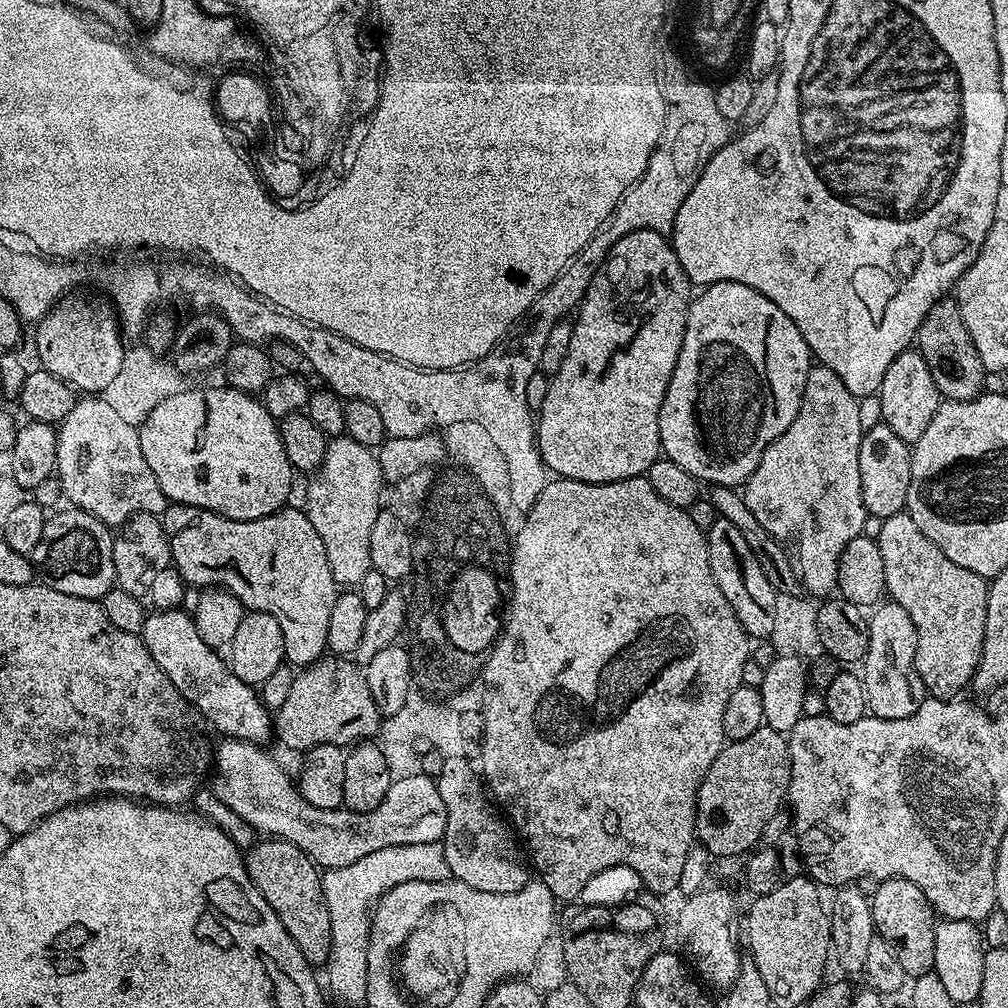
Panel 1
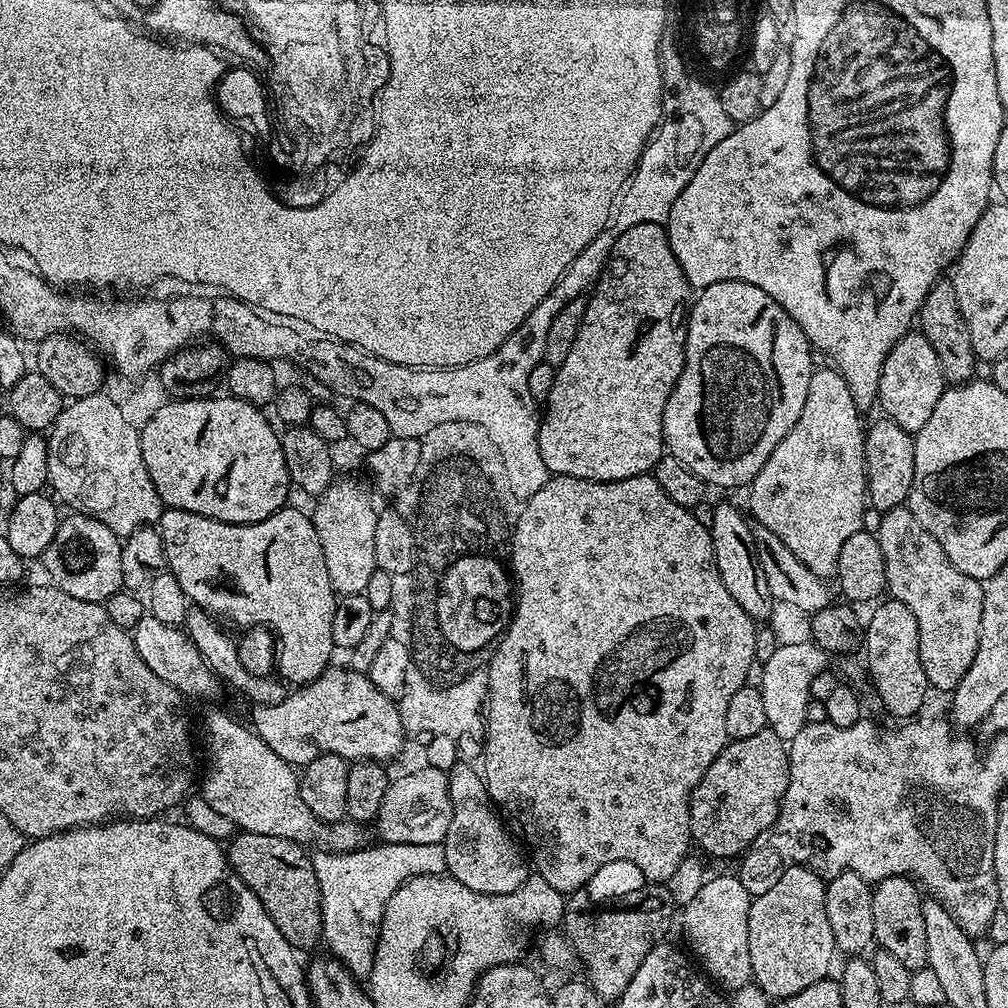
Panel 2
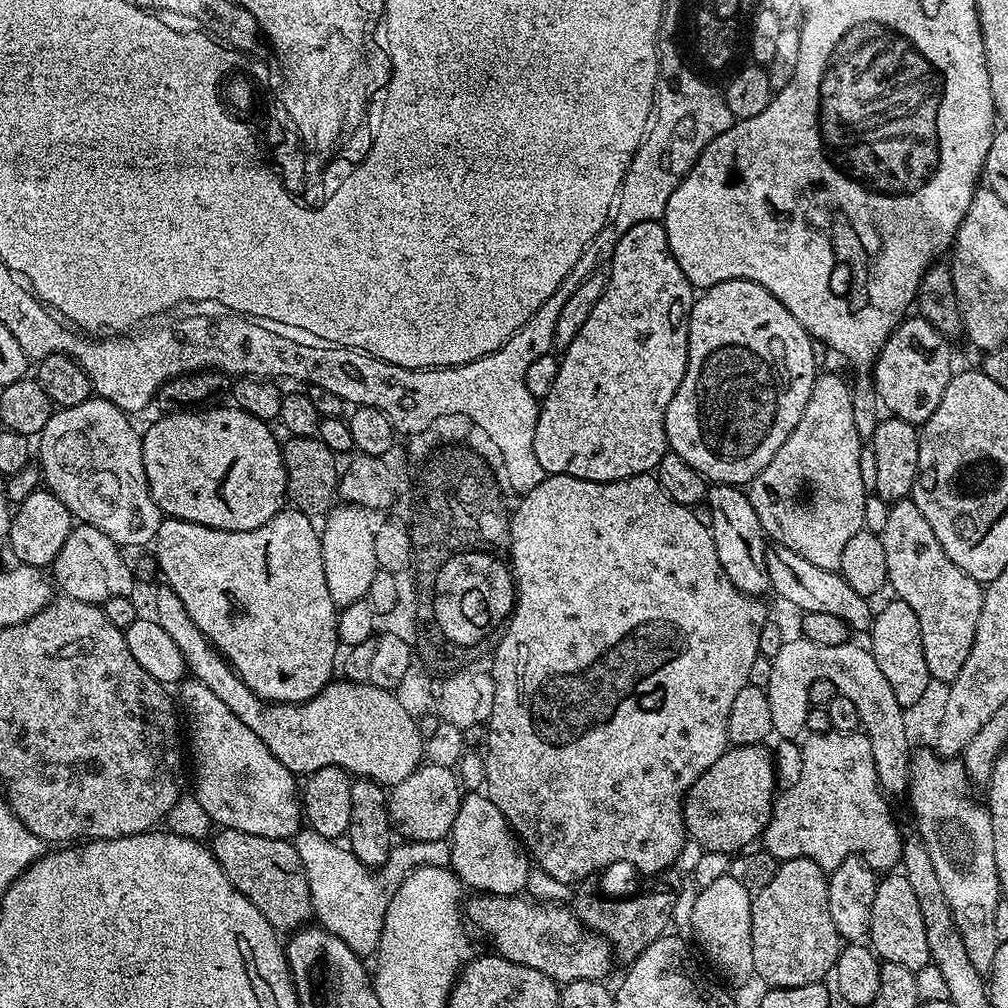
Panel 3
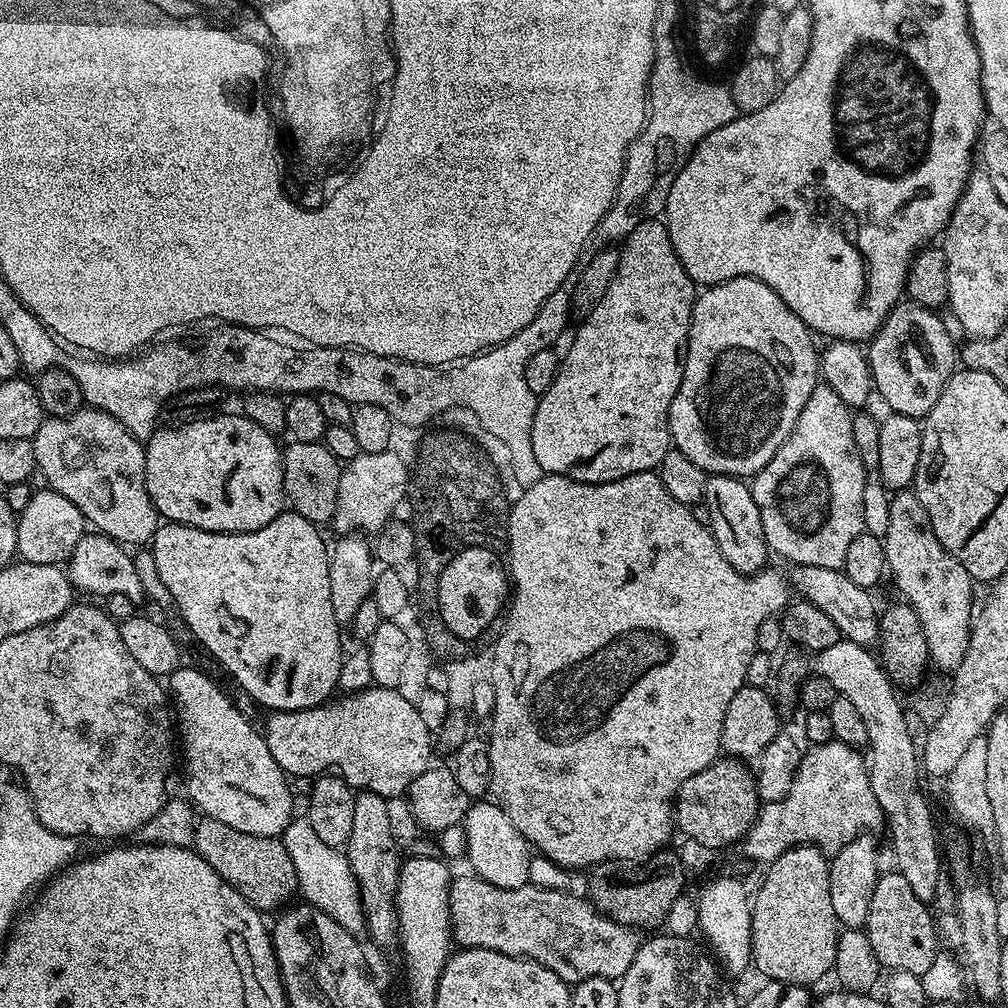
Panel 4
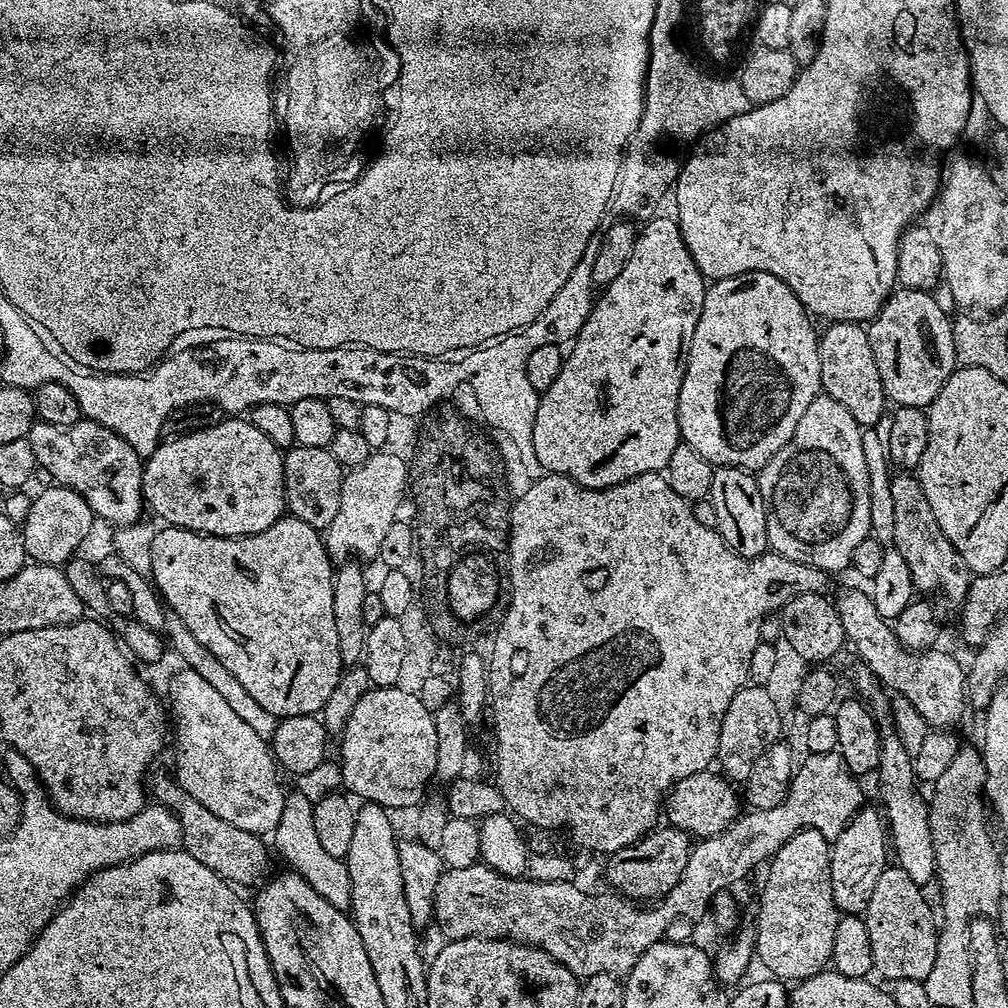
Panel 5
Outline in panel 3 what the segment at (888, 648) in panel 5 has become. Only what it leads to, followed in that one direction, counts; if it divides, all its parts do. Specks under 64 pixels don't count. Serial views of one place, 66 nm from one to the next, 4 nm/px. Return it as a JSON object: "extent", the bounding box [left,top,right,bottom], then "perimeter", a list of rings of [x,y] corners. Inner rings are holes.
{"extent":[764,544,874,630],"perimeter":[[[781,544],[765,547],[764,557],[771,591],[773,593],[776,591],[781,601],[794,603],[803,613],[834,614],[834,618],[842,618],[842,622],[846,622],[852,630],[871,629],[874,608],[868,605],[871,603],[866,597],[858,594],[849,582],[843,580],[839,572],[822,570],[822,566],[814,566],[814,562],[806,562],[802,554],[794,554],[794,550]]]}

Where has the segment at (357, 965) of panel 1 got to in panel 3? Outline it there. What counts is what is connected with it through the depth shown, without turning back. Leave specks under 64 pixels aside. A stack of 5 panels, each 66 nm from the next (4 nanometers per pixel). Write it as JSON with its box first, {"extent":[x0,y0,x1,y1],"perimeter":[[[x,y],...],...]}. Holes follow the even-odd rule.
{"extent":[292,827,451,956],"perimeter":[[[303,827],[292,838],[306,870],[313,915],[317,923],[340,938],[357,956],[375,955],[381,942],[382,926],[390,898],[415,868],[426,865],[445,867],[451,863],[451,847],[443,840],[406,840],[393,845],[391,854],[377,870],[366,867],[351,849],[322,838],[313,828]]]}

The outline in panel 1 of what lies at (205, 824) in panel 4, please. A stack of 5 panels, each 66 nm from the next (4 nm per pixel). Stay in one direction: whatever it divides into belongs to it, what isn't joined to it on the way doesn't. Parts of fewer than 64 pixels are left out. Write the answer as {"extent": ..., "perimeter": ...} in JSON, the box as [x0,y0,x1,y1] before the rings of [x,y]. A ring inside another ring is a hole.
{"extent":[246,838,331,966],"perimeter":[[[264,838],[252,845],[246,856],[246,867],[253,884],[278,914],[286,934],[313,966],[327,965],[331,956],[330,912],[323,896],[321,869],[306,853],[279,838]]]}

